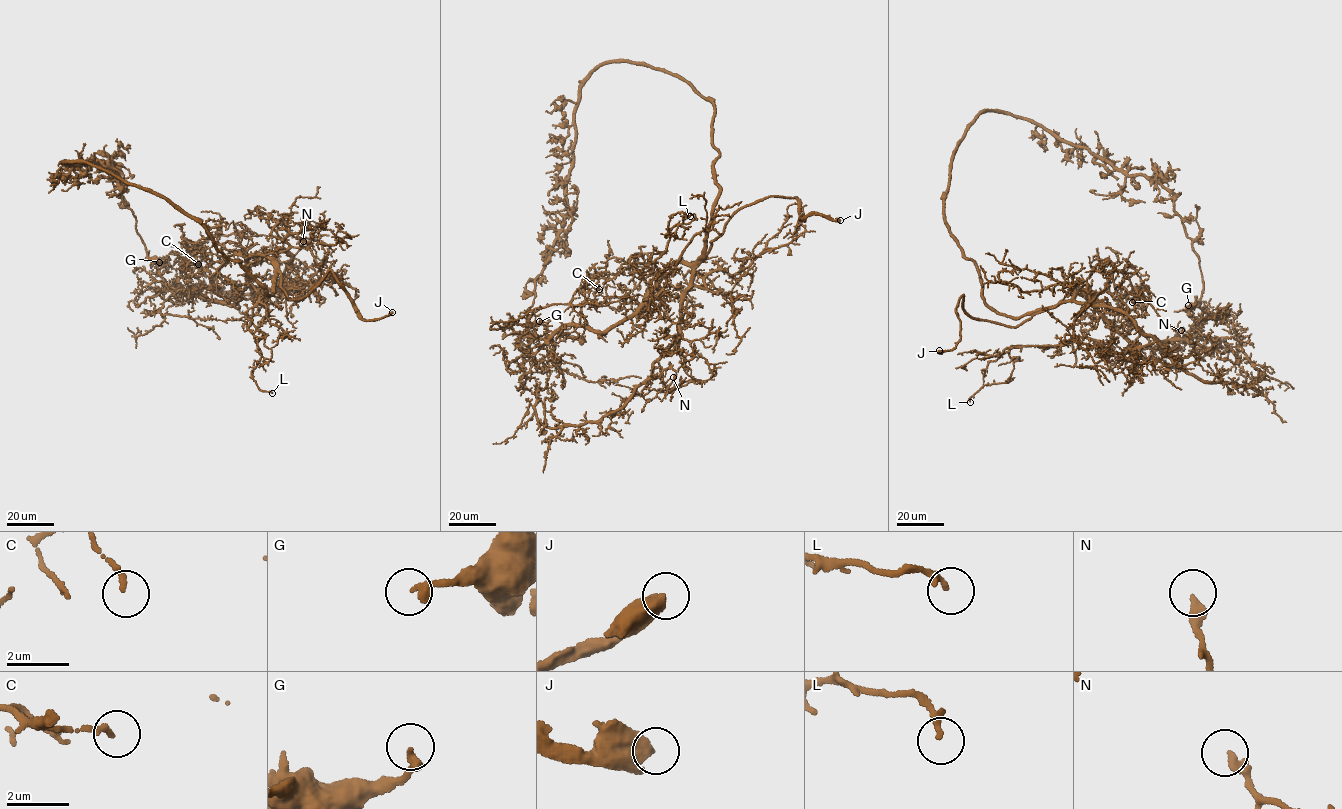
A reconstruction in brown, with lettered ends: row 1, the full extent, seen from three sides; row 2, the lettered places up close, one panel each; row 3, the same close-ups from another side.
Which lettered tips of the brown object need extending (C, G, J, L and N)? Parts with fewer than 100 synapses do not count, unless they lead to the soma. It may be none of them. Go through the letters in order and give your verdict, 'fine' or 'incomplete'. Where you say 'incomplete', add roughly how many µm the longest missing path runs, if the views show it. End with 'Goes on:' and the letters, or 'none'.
C: fine
G: fine
J: incomplete; missing 10 µm
L: fine
N: fine
Goes on: J

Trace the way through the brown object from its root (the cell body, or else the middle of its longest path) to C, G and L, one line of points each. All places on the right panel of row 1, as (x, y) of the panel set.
C: (950, 231), (996, 312), (1019, 318), (1079, 292), (1147, 358), (1146, 336), (1130, 327), (1119, 296), (1132, 302)
G: (950, 231), (944, 209), (954, 152), (975, 118), (1000, 110), (1171, 193), (1203, 287), (1199, 302), (1188, 305)
L: (950, 231), (996, 312), (1019, 318), (1079, 292), (1113, 334), (1105, 342), (1013, 347), (1011, 375), (970, 402)

